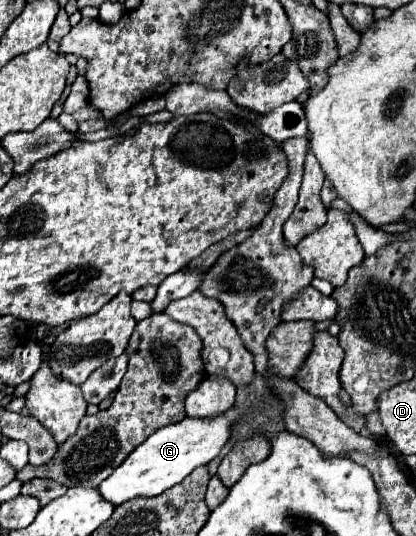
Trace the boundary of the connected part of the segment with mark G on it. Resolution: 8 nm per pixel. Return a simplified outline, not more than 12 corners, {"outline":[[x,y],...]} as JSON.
{"outline":[[238,410],[156,430],[100,486],[158,496],[228,442]]}

